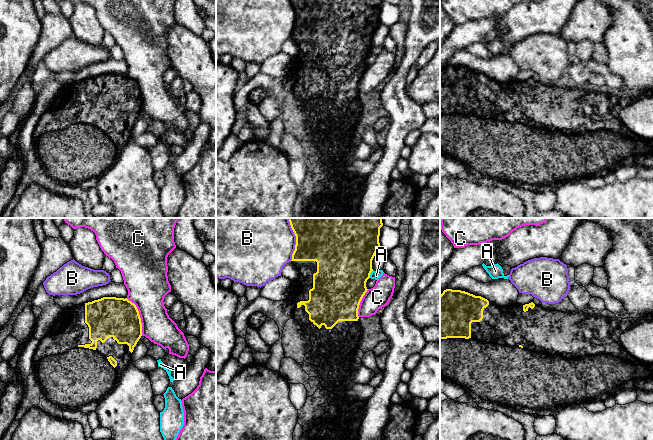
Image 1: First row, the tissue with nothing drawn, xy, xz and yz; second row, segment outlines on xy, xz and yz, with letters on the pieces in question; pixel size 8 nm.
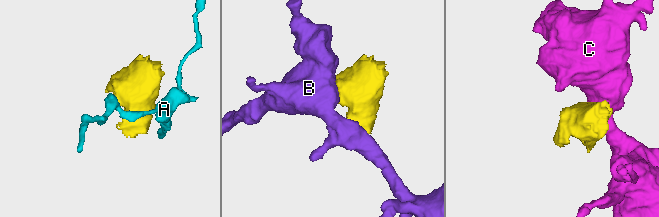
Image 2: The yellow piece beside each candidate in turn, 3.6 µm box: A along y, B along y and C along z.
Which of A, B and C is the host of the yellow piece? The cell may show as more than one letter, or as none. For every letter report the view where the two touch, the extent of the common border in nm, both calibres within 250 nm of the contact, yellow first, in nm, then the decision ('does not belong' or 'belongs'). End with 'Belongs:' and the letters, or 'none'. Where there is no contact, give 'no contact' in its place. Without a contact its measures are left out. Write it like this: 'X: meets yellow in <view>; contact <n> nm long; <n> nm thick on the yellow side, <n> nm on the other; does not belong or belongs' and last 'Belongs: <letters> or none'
A: meets yellow in xz; contact 70 nm long; 460 nm thick on the yellow side, 70 nm on the other; does not belong
B: meets yellow in xz; contact 340 nm long; 500 nm thick on the yellow side, 480 nm on the other; does not belong
C: meets yellow in xy; contact 340 nm long; 320 nm thick on the yellow side, 320 nm on the other; does not belong
Belongs: none

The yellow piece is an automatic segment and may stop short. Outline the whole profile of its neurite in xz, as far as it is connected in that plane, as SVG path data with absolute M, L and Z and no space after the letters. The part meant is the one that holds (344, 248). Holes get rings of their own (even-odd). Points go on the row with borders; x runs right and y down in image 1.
M288 218L296 236L295 250L291 262L299 270L299 279L292 282L288 300L296 304L292 317L297 320L305 335L311 335L312 350L311 365L318 366L325 371L319 378L329 384L328 387L319 386L320 390L327 390L339 397L339 413L332 419L314 426L309 431L310 439L348 440L349 422L358 409L365 407L365 402L349 401L345 398L345 391L352 383L350 369L353 354L361 337L361 327L358 324L358 309L360 302L367 292L366 282L370 278L372 260L380 248L380 228L382 218Z

